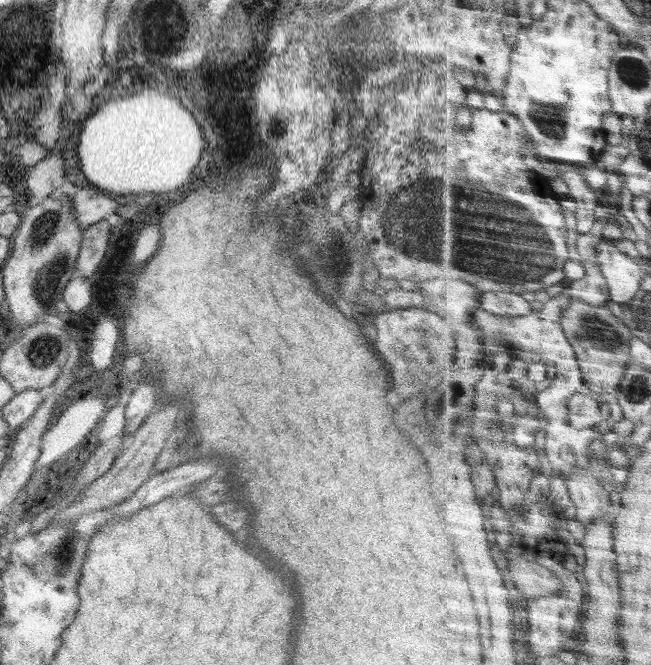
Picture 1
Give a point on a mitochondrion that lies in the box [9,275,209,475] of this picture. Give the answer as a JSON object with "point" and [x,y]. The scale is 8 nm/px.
{"point":[42,352]}

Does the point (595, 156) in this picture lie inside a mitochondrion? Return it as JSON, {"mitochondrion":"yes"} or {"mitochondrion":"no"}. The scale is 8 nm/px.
{"mitochondrion":"no"}

